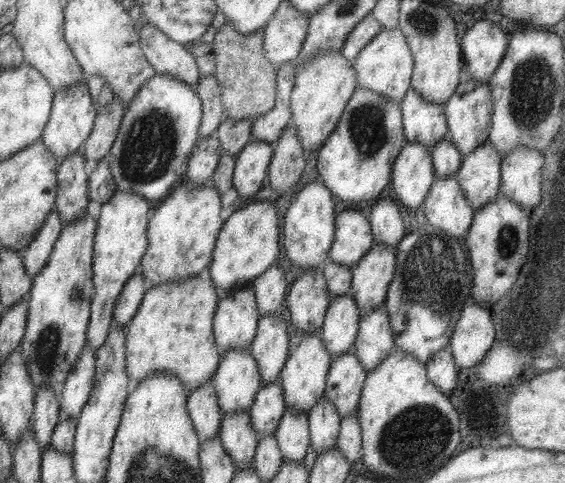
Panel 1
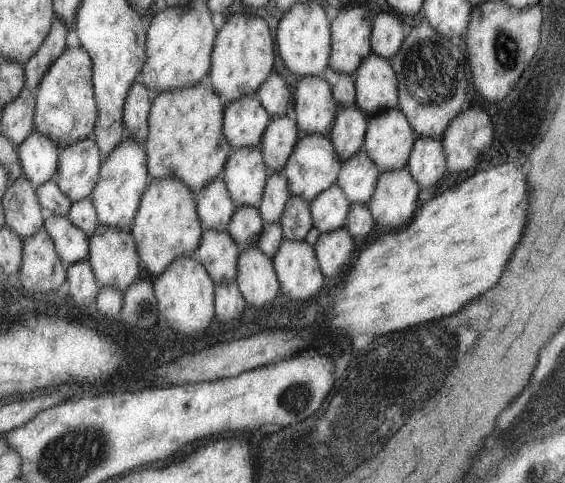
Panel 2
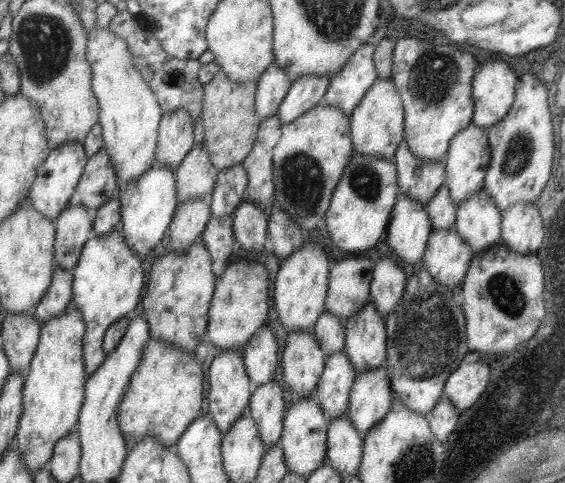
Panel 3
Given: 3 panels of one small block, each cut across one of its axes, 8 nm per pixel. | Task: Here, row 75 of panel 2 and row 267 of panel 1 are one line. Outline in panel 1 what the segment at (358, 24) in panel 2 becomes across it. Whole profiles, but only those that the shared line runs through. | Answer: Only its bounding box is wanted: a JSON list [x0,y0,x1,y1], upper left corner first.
[328,207,374,268]

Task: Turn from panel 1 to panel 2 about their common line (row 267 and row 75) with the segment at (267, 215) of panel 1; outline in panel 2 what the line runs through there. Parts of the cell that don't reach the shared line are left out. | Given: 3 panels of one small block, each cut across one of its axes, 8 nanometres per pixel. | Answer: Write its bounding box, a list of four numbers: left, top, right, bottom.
[208,12,274,105]

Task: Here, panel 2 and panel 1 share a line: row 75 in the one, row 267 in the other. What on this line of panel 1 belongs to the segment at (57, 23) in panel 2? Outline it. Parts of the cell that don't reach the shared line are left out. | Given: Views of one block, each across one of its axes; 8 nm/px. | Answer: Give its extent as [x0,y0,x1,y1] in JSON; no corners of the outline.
[19,210,62,277]

